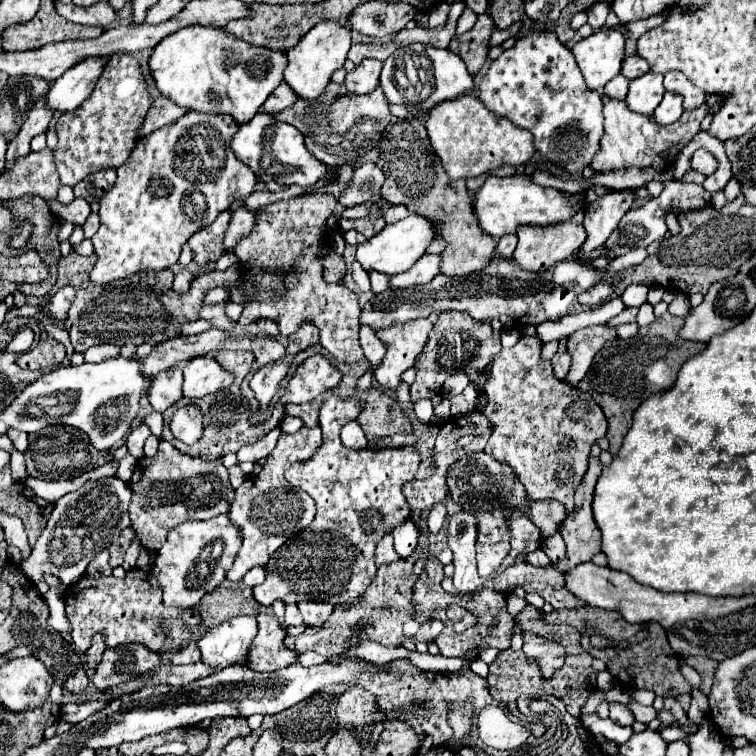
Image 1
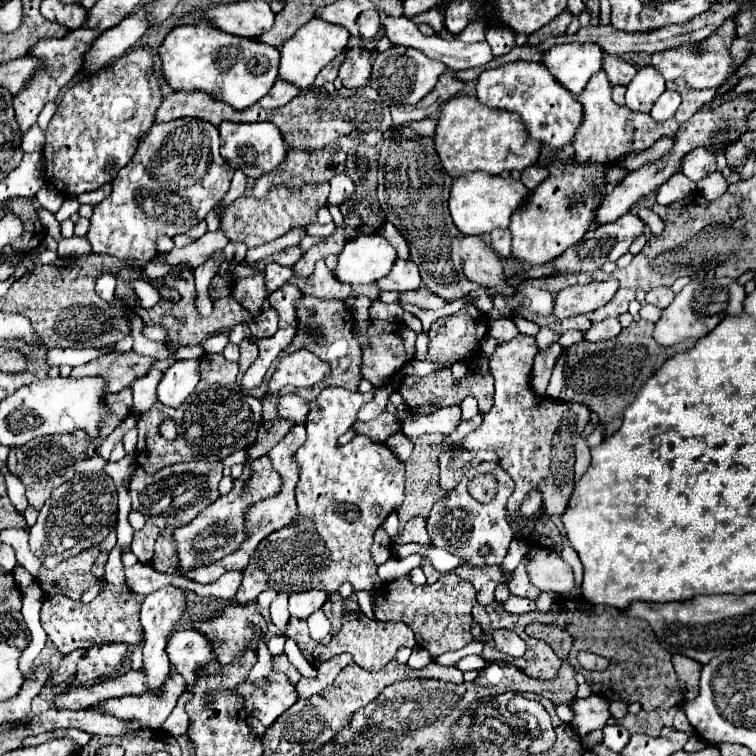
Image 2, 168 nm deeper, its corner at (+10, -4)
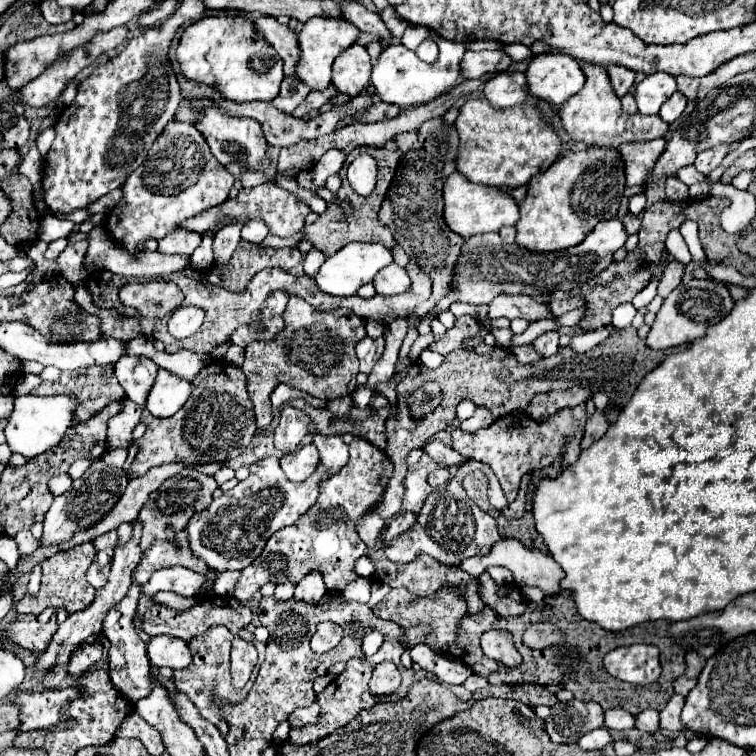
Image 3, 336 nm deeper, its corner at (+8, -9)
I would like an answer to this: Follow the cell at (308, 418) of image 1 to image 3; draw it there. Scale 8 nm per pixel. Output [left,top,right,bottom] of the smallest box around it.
[242,295,366,429]

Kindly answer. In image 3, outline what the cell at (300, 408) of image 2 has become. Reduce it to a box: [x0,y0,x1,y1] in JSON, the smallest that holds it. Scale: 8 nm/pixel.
[272,385,292,409]

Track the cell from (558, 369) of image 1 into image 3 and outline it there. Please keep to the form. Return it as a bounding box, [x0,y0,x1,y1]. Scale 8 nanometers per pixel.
[534,331,558,357]

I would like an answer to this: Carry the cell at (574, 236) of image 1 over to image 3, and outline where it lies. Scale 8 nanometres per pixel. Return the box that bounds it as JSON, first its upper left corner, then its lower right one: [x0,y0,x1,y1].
[516,149,624,251]

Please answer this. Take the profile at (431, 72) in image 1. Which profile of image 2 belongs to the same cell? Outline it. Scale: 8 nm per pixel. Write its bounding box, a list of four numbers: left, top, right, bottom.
[370,46,446,106]

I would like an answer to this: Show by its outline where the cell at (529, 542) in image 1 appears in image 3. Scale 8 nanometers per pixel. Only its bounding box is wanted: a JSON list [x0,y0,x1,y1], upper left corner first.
[386,461,504,565]

